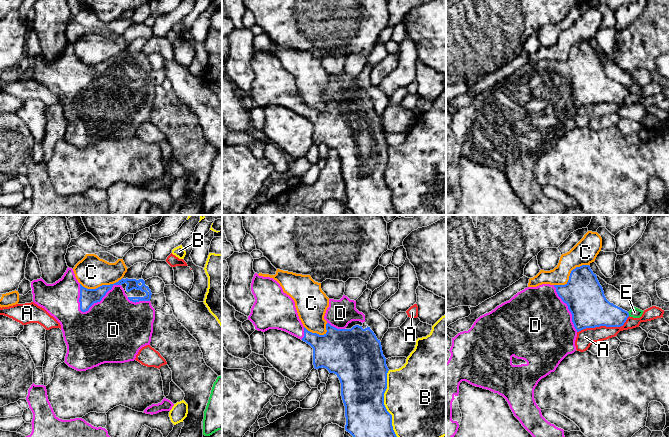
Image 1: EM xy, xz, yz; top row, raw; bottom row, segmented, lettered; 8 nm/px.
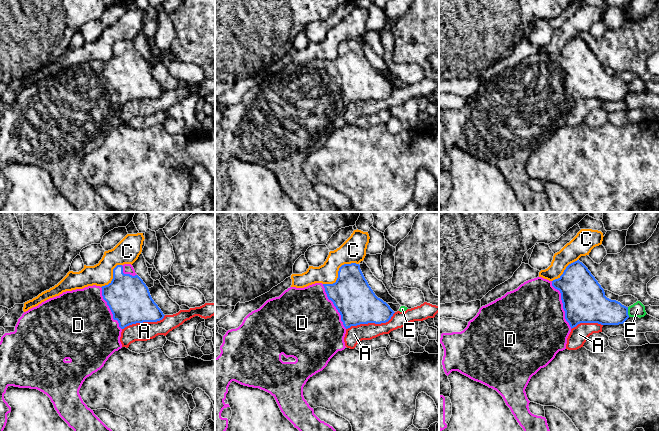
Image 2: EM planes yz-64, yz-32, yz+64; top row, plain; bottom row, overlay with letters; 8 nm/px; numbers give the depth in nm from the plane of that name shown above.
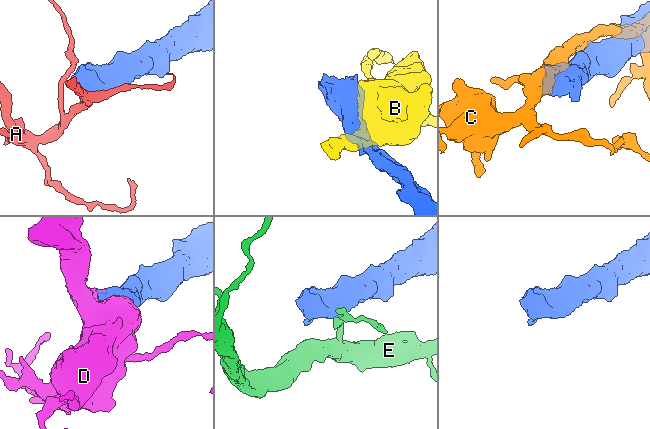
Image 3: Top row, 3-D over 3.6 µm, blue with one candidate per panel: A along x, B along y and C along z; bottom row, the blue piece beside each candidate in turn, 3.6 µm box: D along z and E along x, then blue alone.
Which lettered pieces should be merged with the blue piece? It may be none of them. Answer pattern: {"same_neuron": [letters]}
{"same_neuron": ["D"]}

